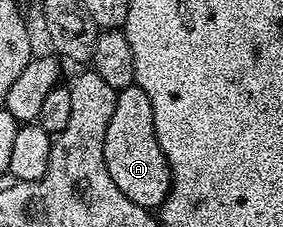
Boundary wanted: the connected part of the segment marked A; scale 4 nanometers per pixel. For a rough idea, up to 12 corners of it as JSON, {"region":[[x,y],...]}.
{"region":[[117,90],[104,163],[132,203],[154,211],[170,193],[152,103]]}

